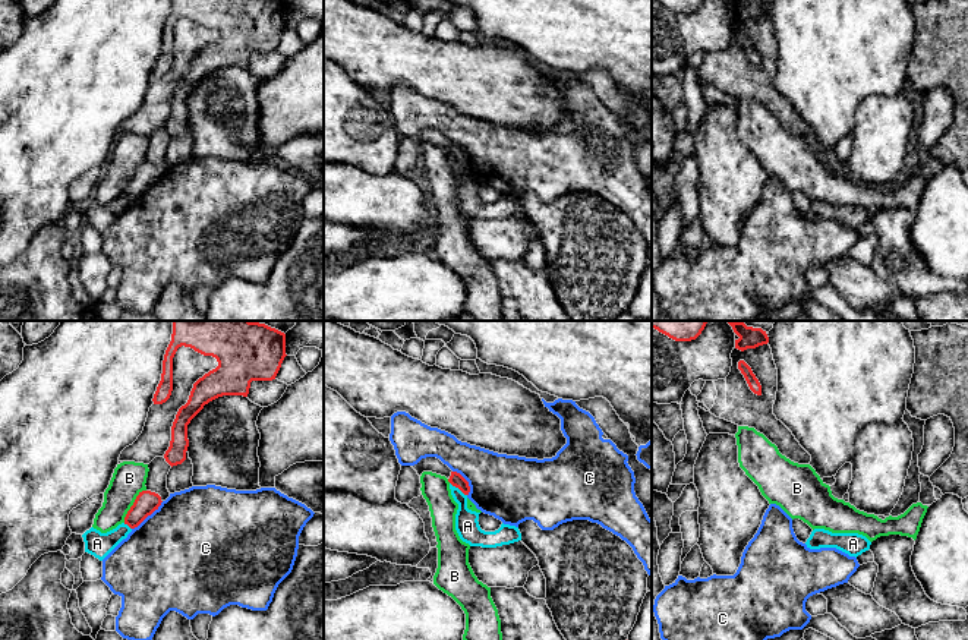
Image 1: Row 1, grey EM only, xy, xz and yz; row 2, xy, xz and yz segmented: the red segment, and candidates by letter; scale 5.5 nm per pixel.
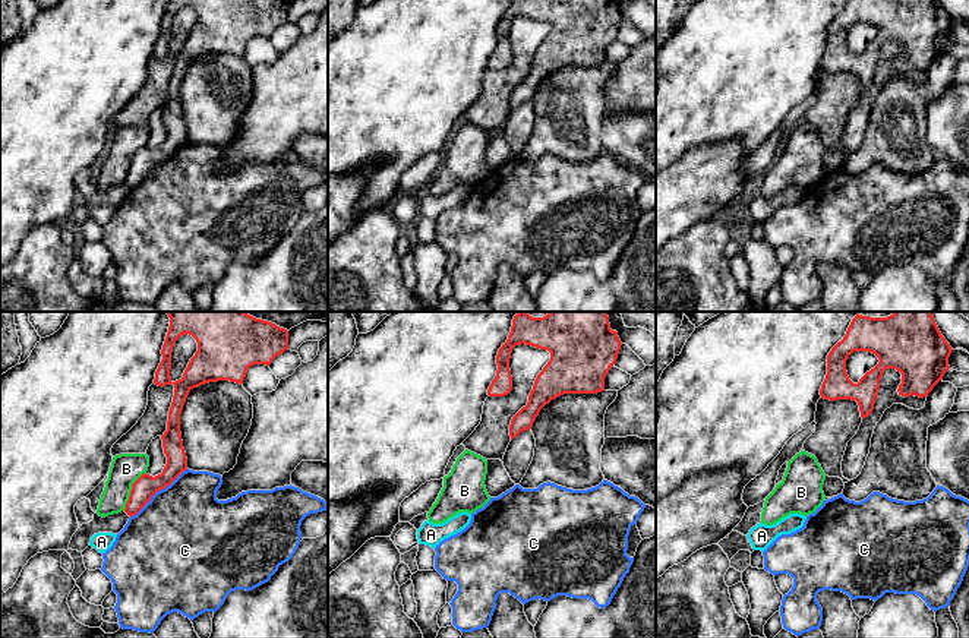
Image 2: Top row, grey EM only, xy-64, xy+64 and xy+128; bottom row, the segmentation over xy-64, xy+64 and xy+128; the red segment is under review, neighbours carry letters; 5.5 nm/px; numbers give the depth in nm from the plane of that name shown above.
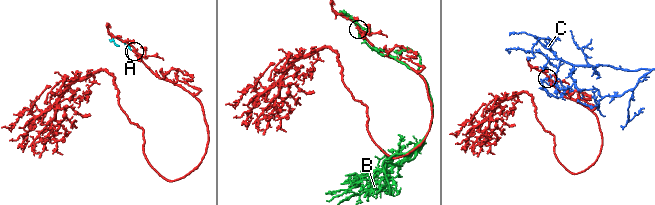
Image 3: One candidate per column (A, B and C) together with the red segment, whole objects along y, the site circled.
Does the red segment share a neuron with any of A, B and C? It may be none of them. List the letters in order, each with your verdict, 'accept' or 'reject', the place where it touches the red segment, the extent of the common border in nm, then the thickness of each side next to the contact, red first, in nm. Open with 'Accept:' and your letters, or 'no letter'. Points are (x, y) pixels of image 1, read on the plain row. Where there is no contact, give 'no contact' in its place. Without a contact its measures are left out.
Accept: no letter
A: reject | xz (459, 160) | 120 nm | 80/130 nm
B: reject | xy (132, 177) | 220 nm | 120/190 nm
C: reject | xy (147, 188) | 240 nm | 120/500 nm

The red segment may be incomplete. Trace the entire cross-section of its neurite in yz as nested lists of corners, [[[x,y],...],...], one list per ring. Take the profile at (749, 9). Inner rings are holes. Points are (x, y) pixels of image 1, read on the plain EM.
[[[732,0],[740,9],[735,12],[735,21],[744,23],[747,21],[756,21],[759,18],[767,16],[769,9],[762,0]]]

